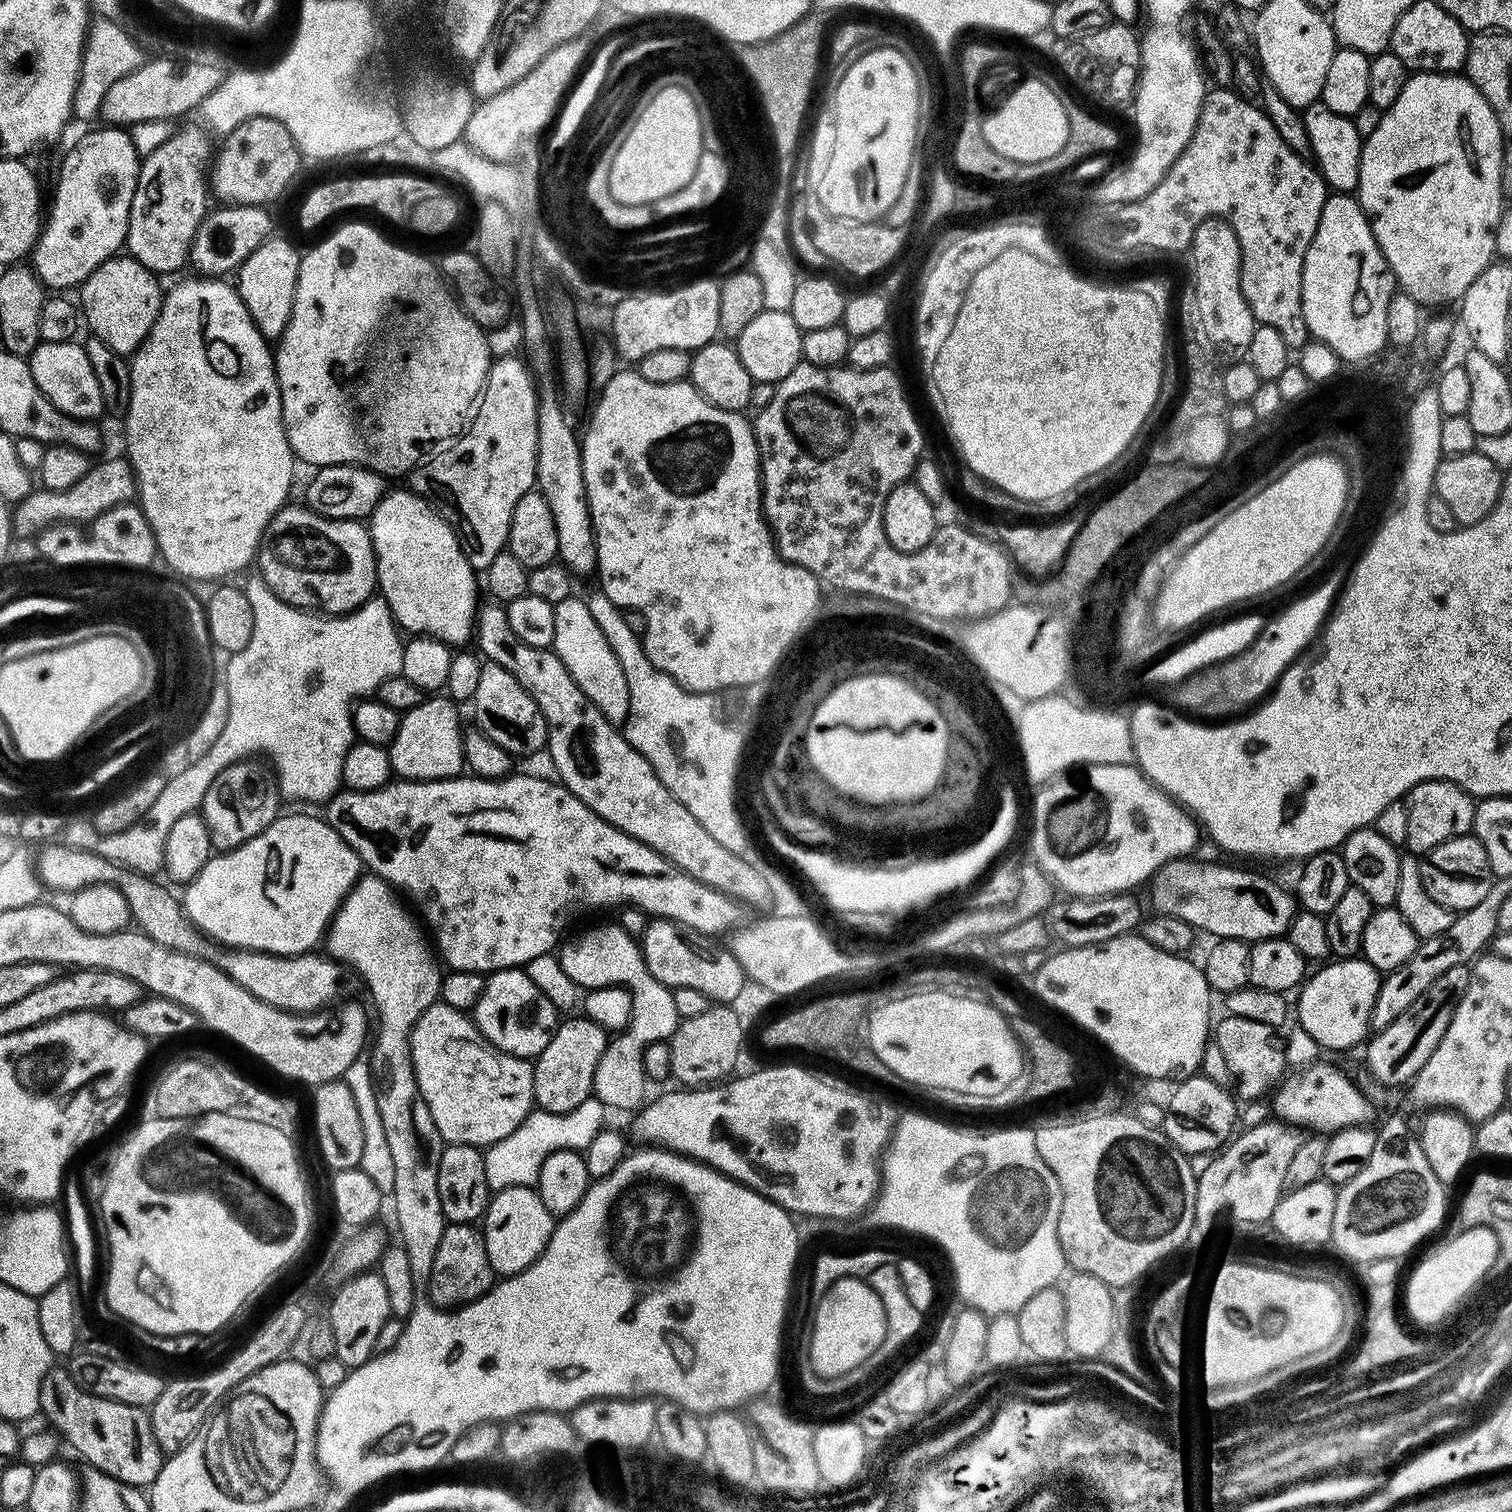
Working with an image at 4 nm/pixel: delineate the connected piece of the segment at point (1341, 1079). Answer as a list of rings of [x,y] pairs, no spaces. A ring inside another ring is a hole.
[[[1324,1058],[1301,1067],[1292,1076],[1287,1075],[1273,1096],[1270,1108],[1279,1121],[1296,1128],[1304,1126],[1318,1134],[1331,1134],[1351,1125],[1367,1125],[1376,1111],[1375,1104],[1356,1086],[1353,1077]]]

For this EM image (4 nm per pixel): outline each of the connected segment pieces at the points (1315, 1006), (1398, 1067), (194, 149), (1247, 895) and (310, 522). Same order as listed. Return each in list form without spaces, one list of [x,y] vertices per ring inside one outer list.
[[[1336,958],[1317,968],[1320,969],[1313,976],[1311,973],[1299,989],[1300,1001],[1294,1004],[1294,1016],[1321,1049],[1352,1048],[1369,1035],[1382,974],[1363,958]]]
[[[1468,964],[1454,966],[1441,977],[1435,978],[1429,988],[1400,1016],[1369,1037],[1364,1066],[1381,1085],[1387,1088],[1394,1088],[1404,1083],[1407,1085],[1426,1064],[1448,1028],[1456,1003],[1466,992],[1471,976],[1469,969]]]
[[[180,128],[177,132],[175,129],[140,162],[124,243],[127,255],[157,274],[176,272],[189,263],[195,231],[210,211],[209,177],[206,175],[210,168],[209,133],[200,128]]]
[[[1196,858],[1171,860],[1156,871],[1150,881],[1153,913],[1177,916],[1182,918],[1182,922],[1190,922],[1190,926],[1201,933],[1209,932],[1212,938],[1222,940],[1274,940],[1287,933],[1290,922],[1298,911],[1298,901],[1289,889],[1287,892],[1282,885],[1275,884],[1270,877],[1263,876],[1260,872],[1247,872],[1244,868],[1231,868],[1228,864],[1207,864],[1204,860],[1192,859]]]
[[[295,502],[281,508],[268,523],[268,530],[258,549],[259,564],[259,579],[265,580],[272,593],[296,608],[311,610],[317,614],[347,616],[355,608],[361,608],[367,600],[373,599],[378,588],[376,555],[368,524],[359,520],[335,520],[319,516],[307,506],[299,508]]]

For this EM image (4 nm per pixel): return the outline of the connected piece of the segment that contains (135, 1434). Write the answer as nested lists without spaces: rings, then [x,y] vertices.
[[[71,1391],[66,1393],[57,1404],[52,1404],[48,1408],[49,1422],[47,1423],[59,1433],[63,1443],[65,1445],[68,1443],[85,1460],[85,1465],[104,1472],[110,1478],[139,1488],[149,1487],[157,1477],[164,1461],[164,1453],[153,1436],[151,1417],[143,1409],[132,1407],[128,1403],[98,1398],[89,1392]]]

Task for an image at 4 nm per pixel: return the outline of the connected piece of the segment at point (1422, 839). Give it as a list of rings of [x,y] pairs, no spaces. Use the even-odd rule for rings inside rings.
[[[1449,780],[1422,782],[1408,791],[1403,802],[1406,806],[1406,848],[1409,853],[1423,854],[1434,850],[1434,846],[1442,846],[1442,842],[1450,838],[1467,836],[1472,832],[1477,801],[1465,788],[1459,788]]]

